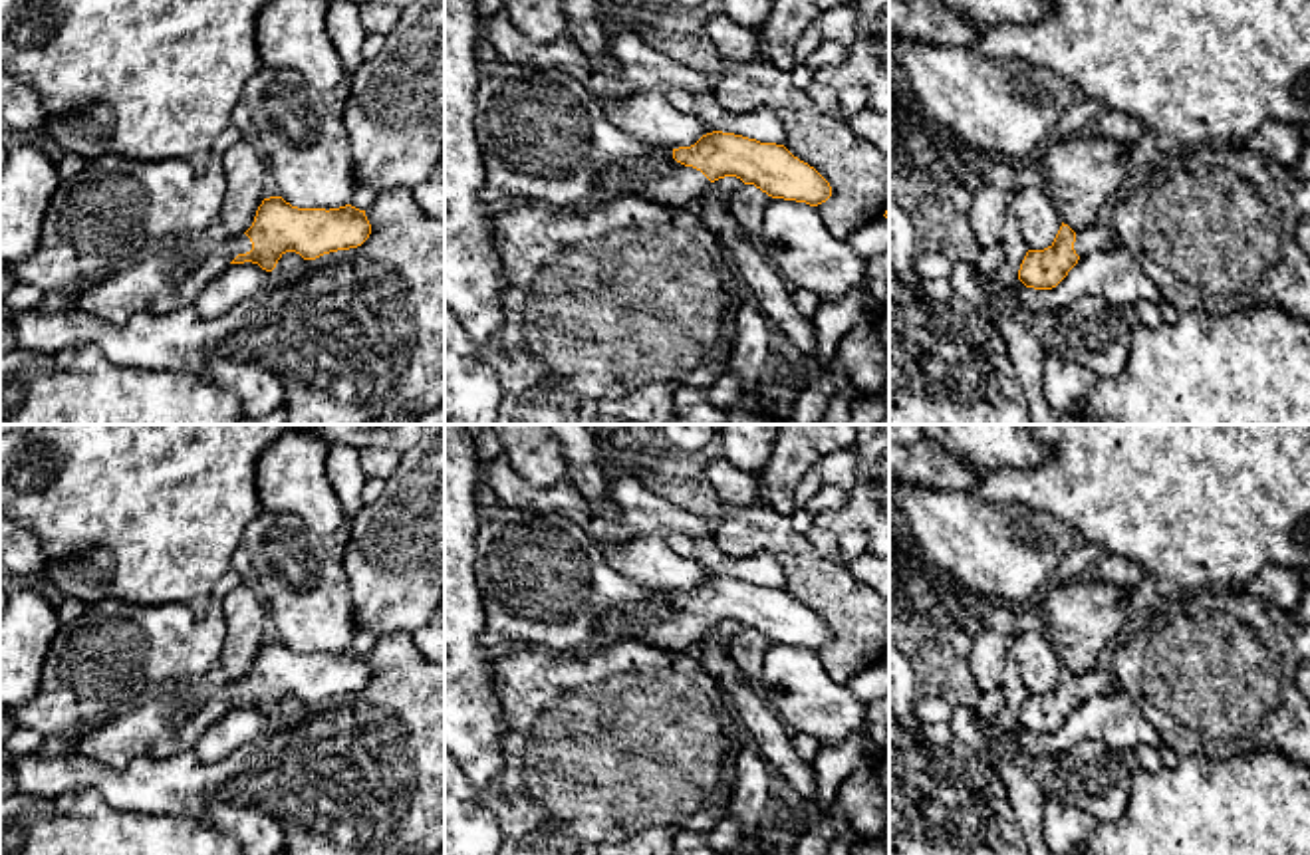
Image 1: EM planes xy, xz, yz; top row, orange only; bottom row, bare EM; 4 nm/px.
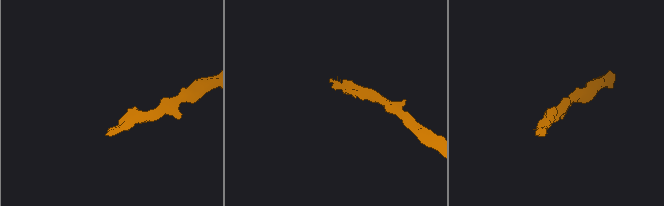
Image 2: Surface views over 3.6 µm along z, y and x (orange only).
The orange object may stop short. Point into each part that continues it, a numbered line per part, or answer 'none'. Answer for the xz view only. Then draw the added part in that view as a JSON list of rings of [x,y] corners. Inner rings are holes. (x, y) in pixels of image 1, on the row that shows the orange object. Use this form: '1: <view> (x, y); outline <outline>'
1: xz (669, 183); outline [[[659,157],[613,165],[599,181],[593,200],[645,198],[663,206],[693,206],[711,192],[711,181],[697,169]]]

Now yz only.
1: yz (1098, 237); outline [[[1092,224],[1076,232],[1074,250],[1080,258],[1086,258],[1094,252],[1112,250],[1115,244],[1117,244],[1117,236],[1110,228],[1110,224]]]

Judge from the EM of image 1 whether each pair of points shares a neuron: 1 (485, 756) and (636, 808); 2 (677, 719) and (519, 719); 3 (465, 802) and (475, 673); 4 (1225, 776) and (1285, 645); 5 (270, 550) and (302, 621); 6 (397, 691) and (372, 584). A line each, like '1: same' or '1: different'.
1: different
2: same
3: different
4: different
5: same
6: different

